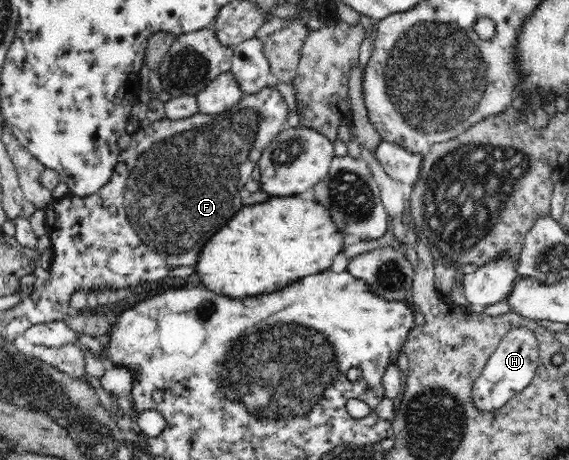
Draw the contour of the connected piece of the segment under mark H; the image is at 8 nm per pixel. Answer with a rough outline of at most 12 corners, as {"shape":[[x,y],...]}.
{"shape":[[511,327],[473,384],[475,407],[502,408],[532,382],[538,342]]}

